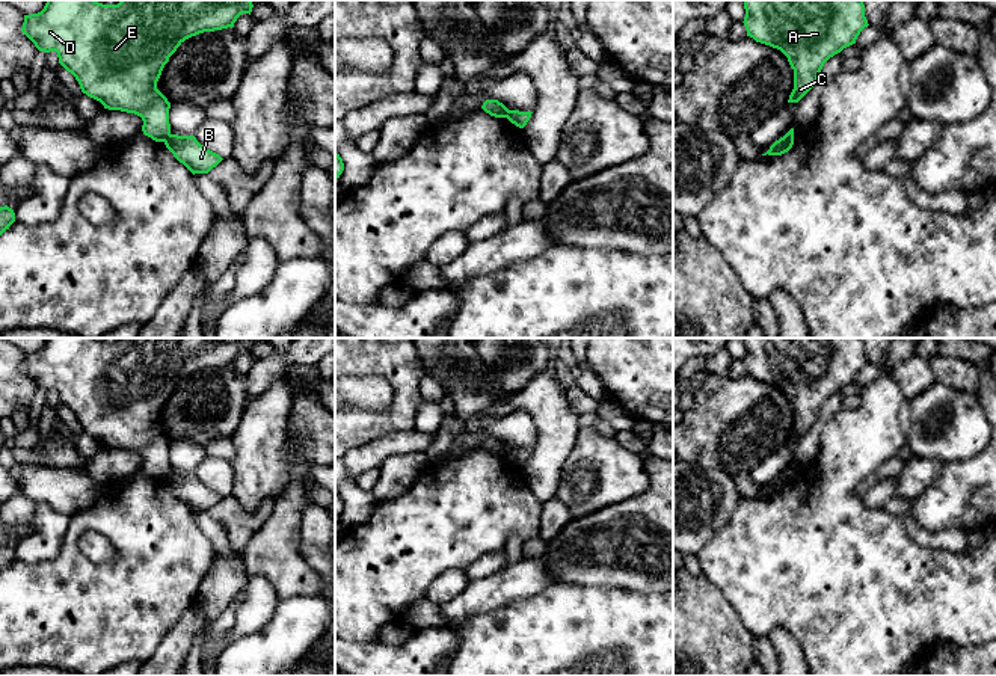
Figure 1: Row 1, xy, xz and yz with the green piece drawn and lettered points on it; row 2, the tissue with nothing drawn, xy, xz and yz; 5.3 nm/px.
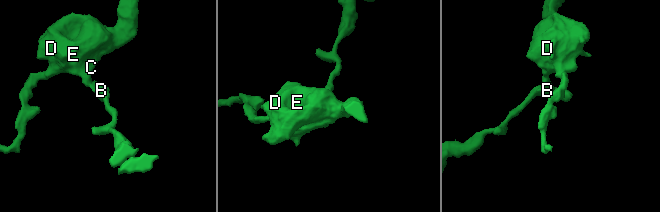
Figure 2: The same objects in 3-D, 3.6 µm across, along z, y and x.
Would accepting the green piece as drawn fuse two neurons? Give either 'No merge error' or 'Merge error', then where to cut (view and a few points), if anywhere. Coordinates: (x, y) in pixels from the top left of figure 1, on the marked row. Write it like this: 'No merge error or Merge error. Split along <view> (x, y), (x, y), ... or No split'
Merge error. Split along xy (171, 135), (165, 142)

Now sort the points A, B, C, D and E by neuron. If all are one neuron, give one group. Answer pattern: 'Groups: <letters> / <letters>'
Groups: A C D E / B

